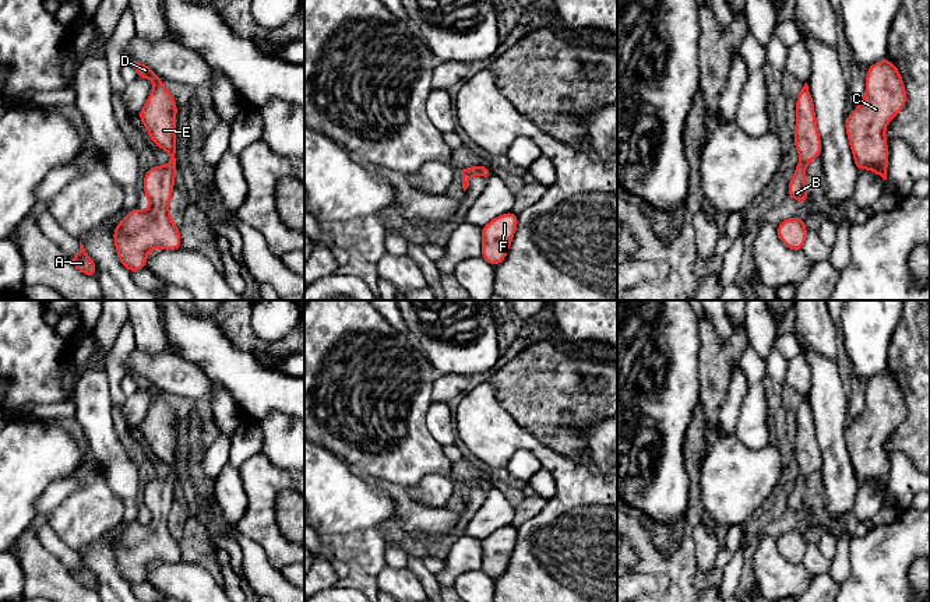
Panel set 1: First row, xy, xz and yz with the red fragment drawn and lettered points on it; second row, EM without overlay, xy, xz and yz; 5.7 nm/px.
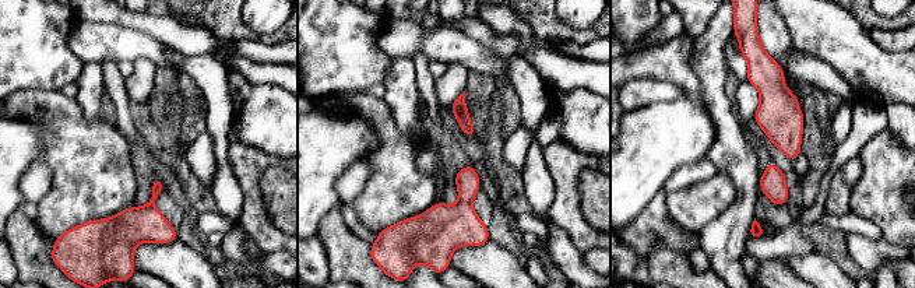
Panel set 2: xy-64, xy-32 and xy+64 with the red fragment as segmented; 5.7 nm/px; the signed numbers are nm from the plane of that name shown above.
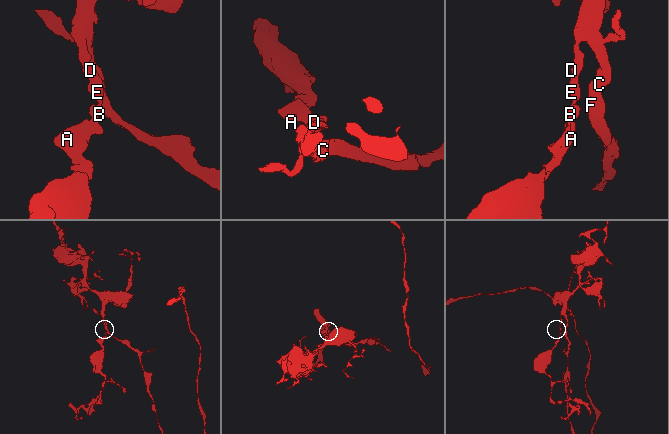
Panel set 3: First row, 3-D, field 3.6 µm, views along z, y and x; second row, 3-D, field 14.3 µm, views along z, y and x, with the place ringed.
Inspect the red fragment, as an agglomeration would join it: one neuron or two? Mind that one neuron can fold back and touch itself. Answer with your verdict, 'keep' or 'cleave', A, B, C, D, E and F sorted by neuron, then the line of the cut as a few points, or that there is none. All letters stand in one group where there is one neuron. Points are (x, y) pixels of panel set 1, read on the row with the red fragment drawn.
keep; A B C D E F; no cut

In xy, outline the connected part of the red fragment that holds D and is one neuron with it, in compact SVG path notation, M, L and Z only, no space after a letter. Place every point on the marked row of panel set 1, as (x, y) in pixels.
M130 63L137 78L151 78L154 89L138 117L151 140L170 154L168 166L154 166L145 173L142 189L149 200L147 212L133 208L113 229L116 251L120 263L130 271L147 267L147 253L154 247L177 250L182 247L179 228L170 221L169 201L177 170L176 158L176 110L173 96L162 84L162 78L147 64Z

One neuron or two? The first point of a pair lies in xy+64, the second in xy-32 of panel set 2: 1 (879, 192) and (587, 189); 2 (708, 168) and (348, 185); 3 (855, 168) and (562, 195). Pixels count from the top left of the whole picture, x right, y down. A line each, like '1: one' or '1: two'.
1: two
2: one
3: two

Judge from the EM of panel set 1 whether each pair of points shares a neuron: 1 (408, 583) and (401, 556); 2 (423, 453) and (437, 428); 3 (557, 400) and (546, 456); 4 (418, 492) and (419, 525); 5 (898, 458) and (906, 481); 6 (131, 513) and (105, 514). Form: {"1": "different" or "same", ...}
{"1": "different", "2": "different", "3": "different", "4": "different", "5": "same", "6": "different"}

